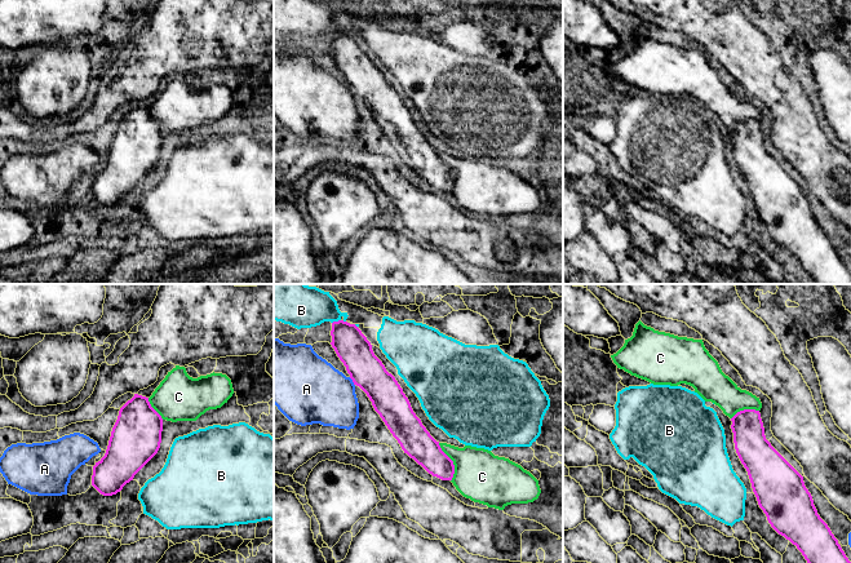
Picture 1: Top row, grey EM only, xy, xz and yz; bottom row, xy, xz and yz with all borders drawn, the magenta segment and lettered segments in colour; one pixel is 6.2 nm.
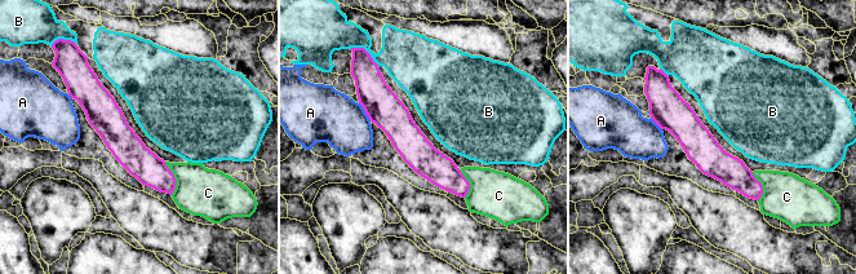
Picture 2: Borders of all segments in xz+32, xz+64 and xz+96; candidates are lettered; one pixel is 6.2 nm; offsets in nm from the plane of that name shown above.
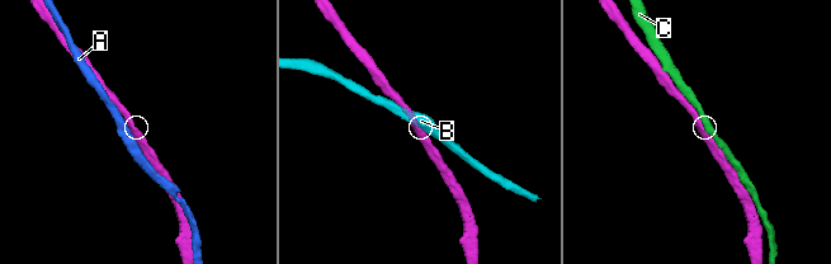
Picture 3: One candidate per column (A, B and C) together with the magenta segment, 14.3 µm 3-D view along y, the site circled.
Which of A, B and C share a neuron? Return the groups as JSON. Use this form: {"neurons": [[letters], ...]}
{"neurons": [["A"], ["B"], ["C"]]}

